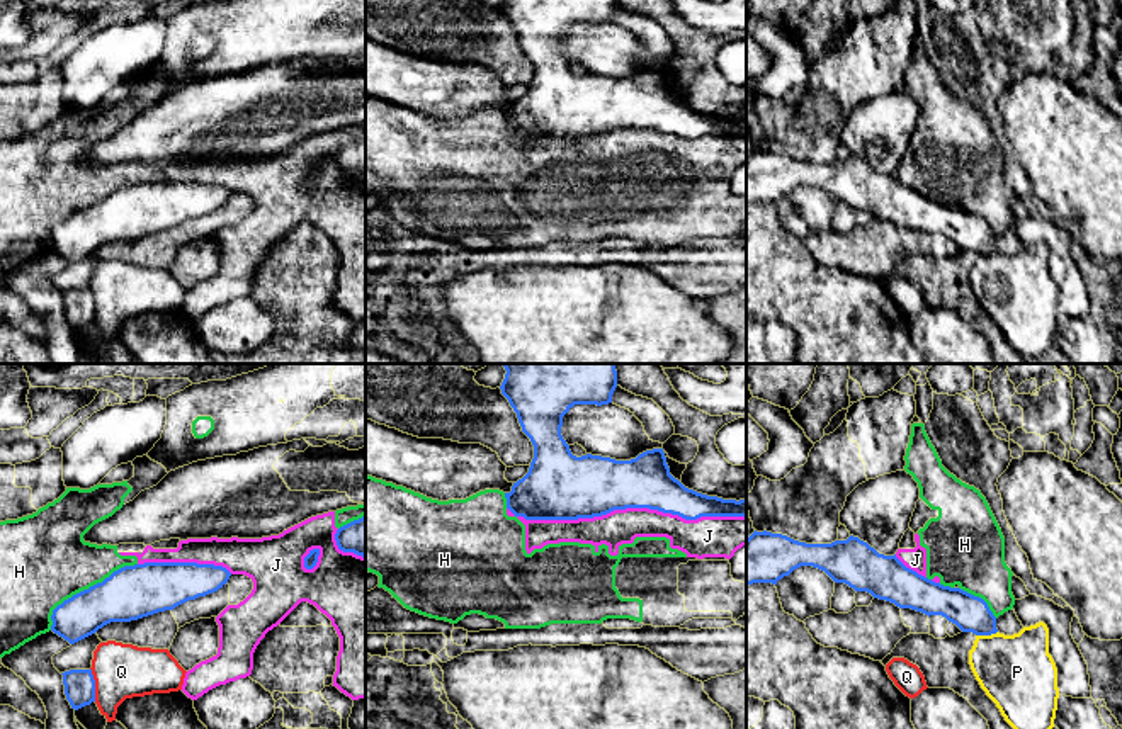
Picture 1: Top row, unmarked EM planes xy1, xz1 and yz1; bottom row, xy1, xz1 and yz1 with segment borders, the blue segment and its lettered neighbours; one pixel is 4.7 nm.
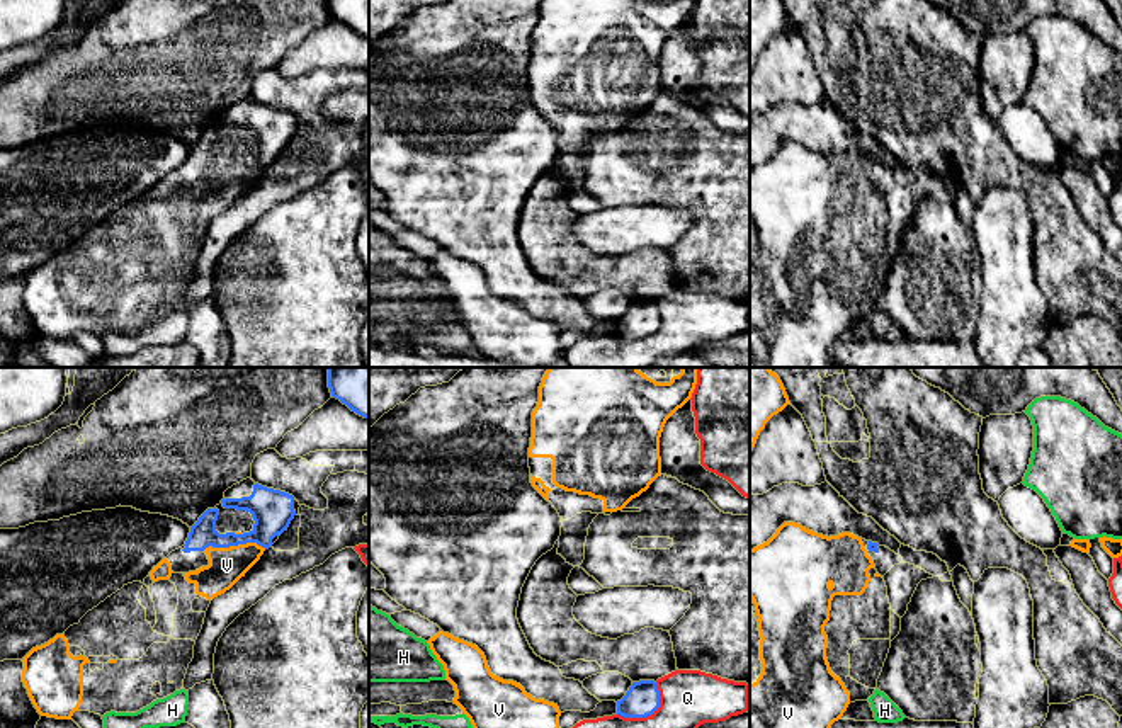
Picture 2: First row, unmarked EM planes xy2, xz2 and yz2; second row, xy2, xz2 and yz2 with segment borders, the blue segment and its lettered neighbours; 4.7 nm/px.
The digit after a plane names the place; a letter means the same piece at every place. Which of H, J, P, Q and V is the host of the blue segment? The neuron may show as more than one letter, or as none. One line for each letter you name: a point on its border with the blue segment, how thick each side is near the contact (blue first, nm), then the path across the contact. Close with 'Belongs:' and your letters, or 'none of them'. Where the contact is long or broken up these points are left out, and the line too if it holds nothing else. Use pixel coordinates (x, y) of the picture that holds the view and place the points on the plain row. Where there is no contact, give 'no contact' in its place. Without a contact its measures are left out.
V: meets blue in xy2 at (233, 164); 200 nm thick on the blue side, 180 nm on the other; runs through xy2 (272, 130), (249, 162), (233, 164), (233, 172), (226, 184)
Belongs: V

